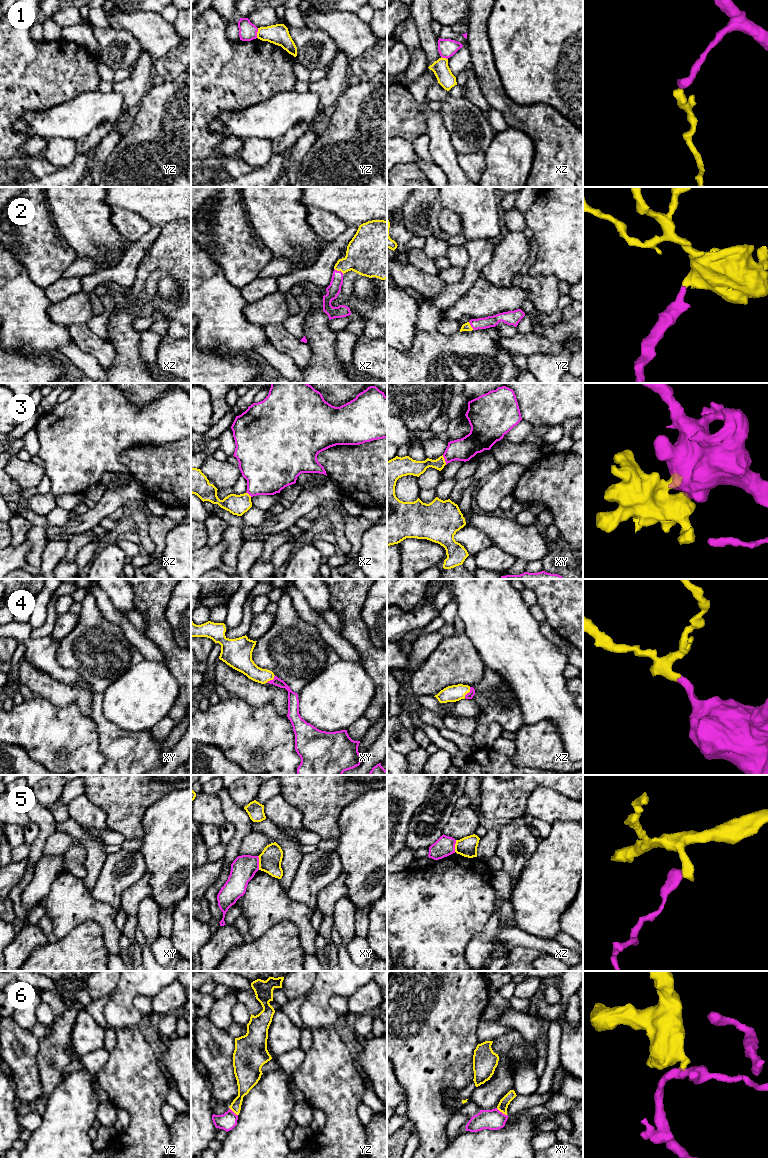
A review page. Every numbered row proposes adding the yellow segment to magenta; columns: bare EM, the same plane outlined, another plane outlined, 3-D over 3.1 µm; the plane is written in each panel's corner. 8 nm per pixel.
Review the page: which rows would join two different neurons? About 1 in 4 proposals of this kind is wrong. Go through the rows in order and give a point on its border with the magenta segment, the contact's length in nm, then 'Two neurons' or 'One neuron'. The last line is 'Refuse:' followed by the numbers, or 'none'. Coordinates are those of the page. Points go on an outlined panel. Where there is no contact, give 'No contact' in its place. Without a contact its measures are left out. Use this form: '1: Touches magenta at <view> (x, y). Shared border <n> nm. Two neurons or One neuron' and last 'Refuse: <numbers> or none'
1: Touches magenta at yz (256, 33). Shared border 80 nm. Two neurons
2: Touches magenta at xz (339, 271). Shared border 90 nm. One neuron
3: Touches magenta at xy (445, 460). Shared border 90 nm. Two neurons
4: Touches magenta at xz (469, 692). Shared border 100 nm. One neuron
5: Touches magenta at xy (258, 863). Shared border 110 nm. Two neurons
6: Touches magenta at xy (501, 1112). Shared border 110 nm. Two neurons
Refuse: 1, 3, 5, 6

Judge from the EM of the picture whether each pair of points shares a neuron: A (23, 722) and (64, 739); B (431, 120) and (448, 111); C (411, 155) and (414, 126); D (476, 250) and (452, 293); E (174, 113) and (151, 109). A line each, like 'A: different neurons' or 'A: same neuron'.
A: same neuron
B: different neurons
C: different neurons
D: same neuron
E: same neuron

